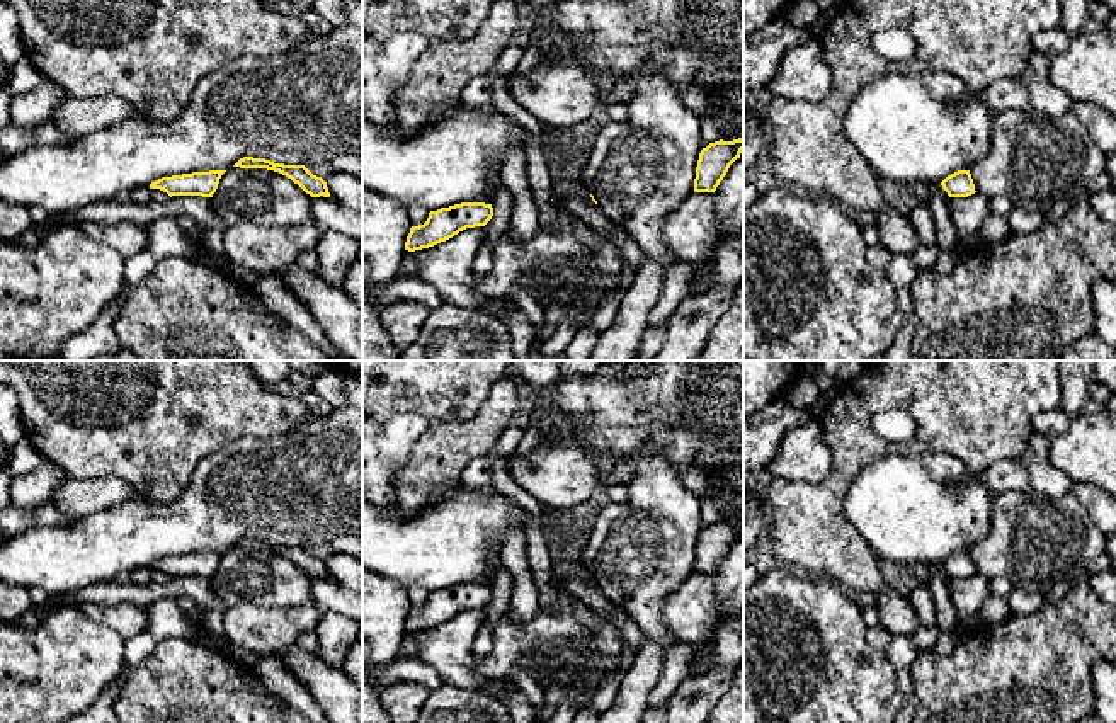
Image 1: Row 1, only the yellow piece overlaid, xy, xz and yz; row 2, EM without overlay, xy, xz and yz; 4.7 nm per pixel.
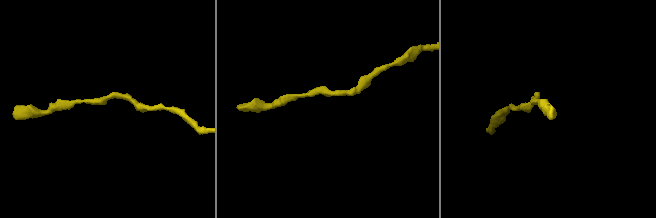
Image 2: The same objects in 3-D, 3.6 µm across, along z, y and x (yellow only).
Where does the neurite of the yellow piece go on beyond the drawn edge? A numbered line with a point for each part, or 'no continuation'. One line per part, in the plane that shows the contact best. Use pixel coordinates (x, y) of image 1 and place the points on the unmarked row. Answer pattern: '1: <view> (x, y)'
no continuation

